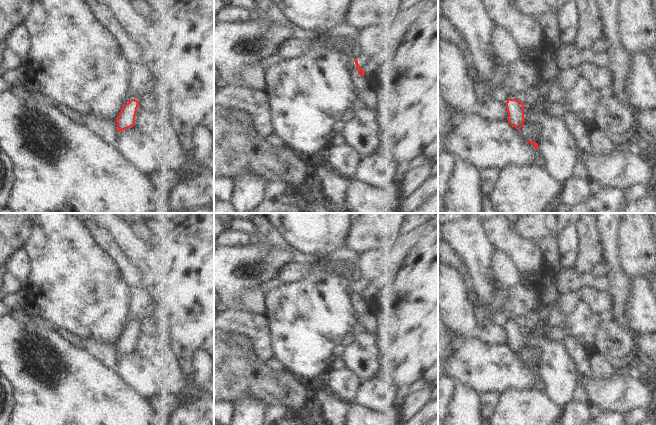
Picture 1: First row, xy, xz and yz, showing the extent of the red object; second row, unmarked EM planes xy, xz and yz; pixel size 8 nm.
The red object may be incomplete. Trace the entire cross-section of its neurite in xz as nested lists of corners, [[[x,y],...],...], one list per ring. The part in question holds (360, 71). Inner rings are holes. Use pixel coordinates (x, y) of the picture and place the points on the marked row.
[[[355,58],[355,65],[357,67],[358,74],[362,77],[364,76],[365,72],[373,66],[373,64],[374,62],[369,58]]]

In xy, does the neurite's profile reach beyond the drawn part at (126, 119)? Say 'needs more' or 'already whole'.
needs more

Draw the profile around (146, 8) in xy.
[[[131,0],[133,9],[140,16],[148,19],[157,14],[157,4],[154,4],[152,0]]]

